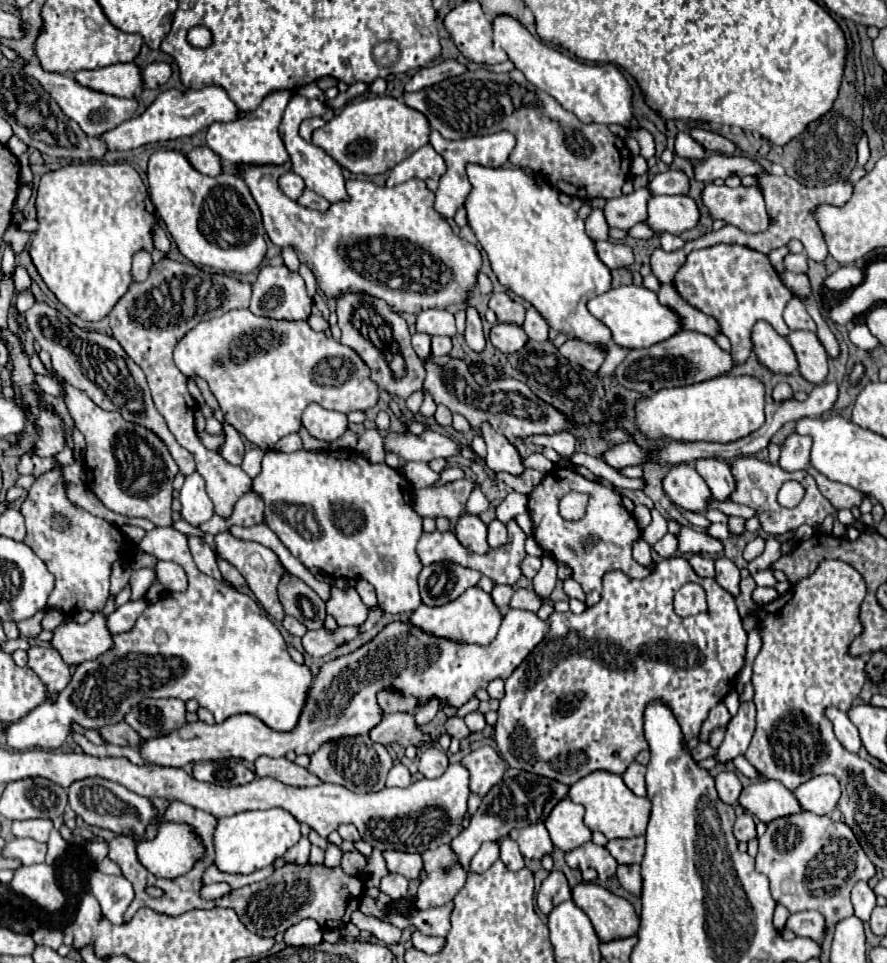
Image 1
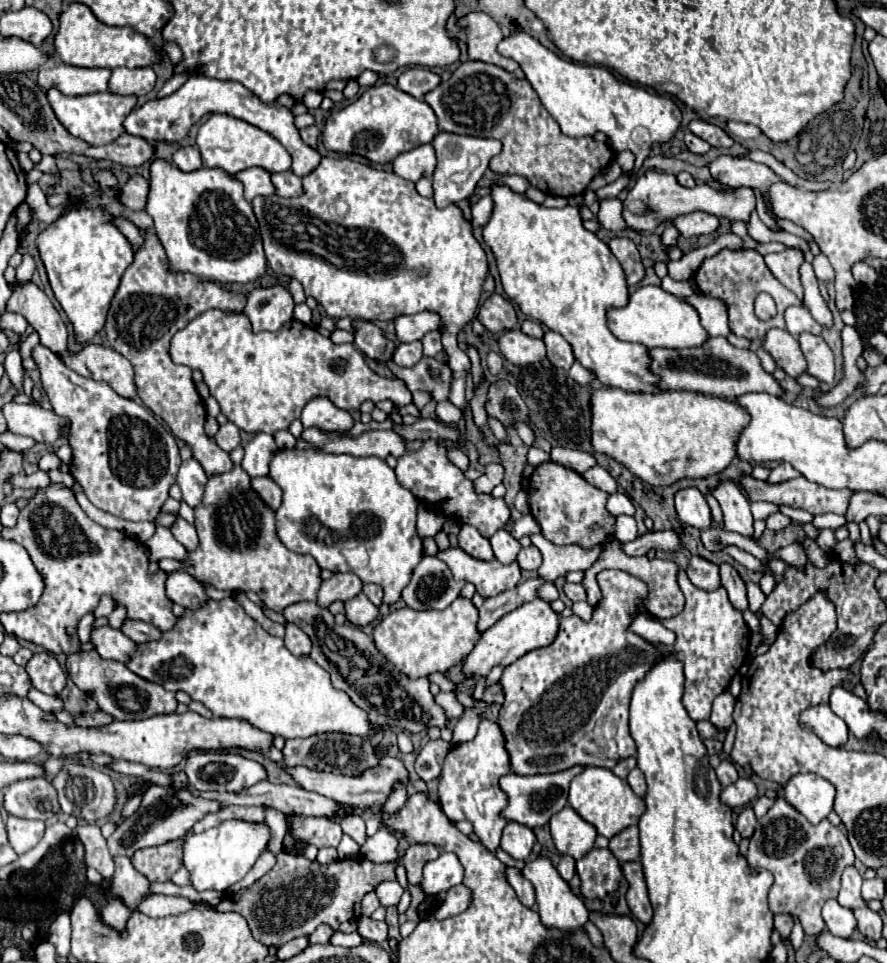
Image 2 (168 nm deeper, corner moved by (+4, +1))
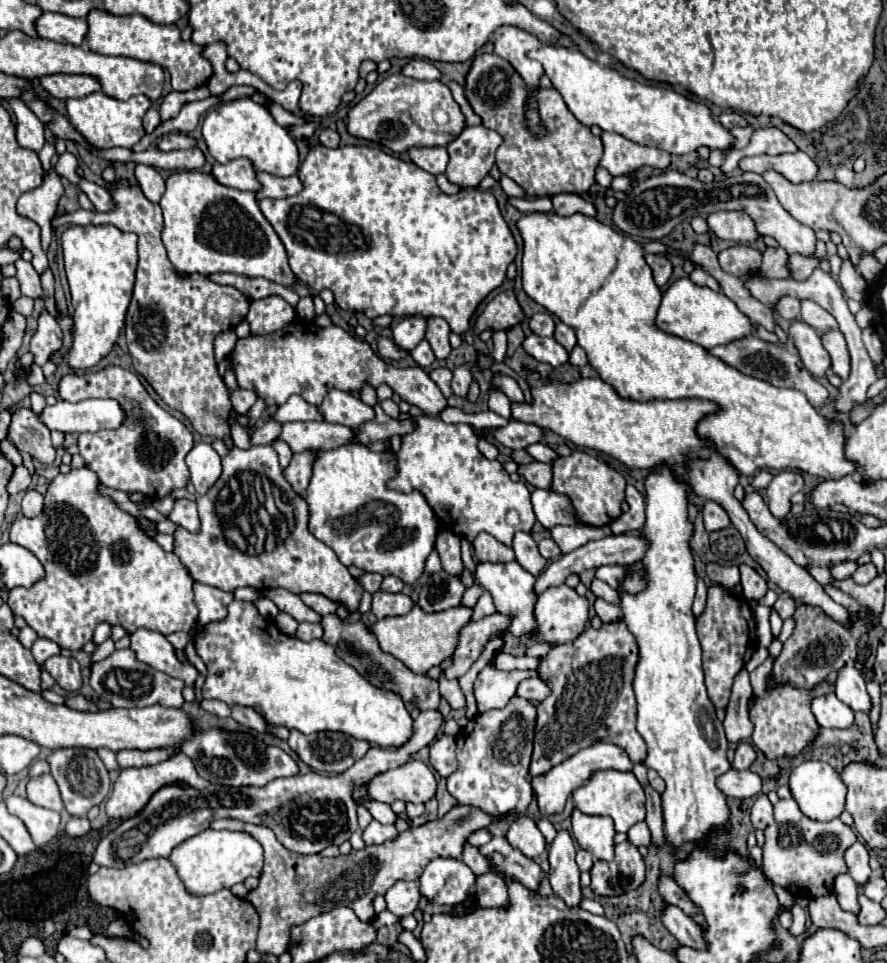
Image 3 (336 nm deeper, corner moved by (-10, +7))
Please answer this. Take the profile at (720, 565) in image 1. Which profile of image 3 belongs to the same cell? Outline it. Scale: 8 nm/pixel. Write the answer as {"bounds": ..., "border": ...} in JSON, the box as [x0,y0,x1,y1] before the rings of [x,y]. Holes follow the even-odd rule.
{"bounds":[740,565,768,601],"border":[[[740,565],[740,575],[742,575],[740,583],[742,583],[742,595],[744,595],[744,599],[758,601],[758,599],[762,599],[766,595],[768,587],[766,587],[764,577],[760,577],[752,567]]]}

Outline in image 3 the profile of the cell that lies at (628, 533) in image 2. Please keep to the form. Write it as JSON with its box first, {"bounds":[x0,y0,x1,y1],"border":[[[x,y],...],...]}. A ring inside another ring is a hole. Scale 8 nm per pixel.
{"bounds":[610,485,646,535],"border":[[[634,485],[626,487],[626,501],[628,501],[630,509],[610,523],[610,529],[614,535],[628,533],[628,531],[640,531],[646,523],[646,501]]]}

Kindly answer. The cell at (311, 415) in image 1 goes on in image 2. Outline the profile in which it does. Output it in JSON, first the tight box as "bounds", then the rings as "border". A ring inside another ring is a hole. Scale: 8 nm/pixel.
{"bounds":[300,397,354,431],"border":[[[316,397],[306,403],[300,417],[304,429],[318,427],[322,431],[350,431],[354,427],[354,419],[348,411],[338,409],[328,397]]]}

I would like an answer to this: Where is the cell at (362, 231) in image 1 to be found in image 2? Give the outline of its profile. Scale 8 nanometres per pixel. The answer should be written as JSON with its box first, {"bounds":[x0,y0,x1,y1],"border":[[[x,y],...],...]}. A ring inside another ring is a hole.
{"bounds":[252,157,488,409],"border":[[[322,157],[320,165],[314,169],[314,173],[310,173],[302,178],[302,185],[304,185],[304,191],[298,197],[284,199],[284,197],[272,195],[272,197],[256,197],[252,201],[252,209],[254,209],[254,215],[256,215],[258,225],[260,225],[260,235],[262,235],[262,241],[264,241],[264,251],[266,251],[266,259],[268,259],[270,269],[274,273],[278,273],[278,275],[284,275],[284,277],[300,281],[302,287],[304,287],[306,297],[314,297],[318,301],[318,305],[322,305],[326,315],[332,317],[332,319],[352,317],[352,319],[364,319],[364,321],[388,321],[388,319],[396,319],[400,315],[414,315],[414,313],[422,313],[422,311],[438,313],[440,321],[442,321],[442,339],[444,339],[444,351],[448,355],[448,367],[452,367],[452,375],[456,375],[456,379],[452,379],[452,387],[450,387],[450,397],[448,399],[456,407],[464,409],[464,405],[466,405],[466,397],[464,397],[466,375],[468,375],[472,363],[470,363],[470,357],[464,351],[458,349],[456,335],[476,315],[478,301],[480,301],[480,295],[482,295],[482,285],[484,285],[484,279],[488,275],[488,259],[486,259],[486,253],[484,253],[482,245],[472,235],[472,223],[464,217],[462,209],[458,205],[454,205],[454,203],[444,207],[444,209],[438,209],[432,199],[422,197],[416,191],[412,181],[402,179],[396,173],[388,173],[388,171],[374,169],[370,165],[362,165],[362,163],[352,161],[348,157],[346,159]]]}

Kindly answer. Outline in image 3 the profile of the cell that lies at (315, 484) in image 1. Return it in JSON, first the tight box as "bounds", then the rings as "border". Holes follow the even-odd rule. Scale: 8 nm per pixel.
{"bounds":[306,443,436,585],"border":[[[354,443],[354,445],[344,445],[332,451],[322,451],[316,453],[314,463],[312,463],[312,479],[310,485],[306,489],[306,503],[308,503],[308,529],[310,533],[322,541],[324,545],[328,545],[338,559],[348,567],[354,565],[354,543],[360,541],[362,537],[370,537],[370,541],[376,541],[376,561],[370,561],[370,573],[380,573],[382,577],[386,575],[396,575],[400,577],[406,585],[412,585],[414,581],[418,581],[418,577],[424,573],[424,563],[426,557],[430,555],[434,541],[436,541],[436,515],[430,509],[428,501],[424,499],[424,495],[420,491],[412,491],[412,493],[400,493],[394,489],[388,489],[388,481],[396,477],[398,473],[398,461],[396,455],[392,451],[384,453],[376,453],[366,445]]]}

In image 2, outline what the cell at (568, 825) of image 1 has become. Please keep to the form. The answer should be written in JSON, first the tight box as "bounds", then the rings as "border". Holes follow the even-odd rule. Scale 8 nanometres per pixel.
{"bounds":[550,805,598,859],"border":[[[570,805],[550,819],[550,831],[556,849],[574,859],[582,859],[594,847],[594,839],[598,835],[596,829],[586,823]]]}

